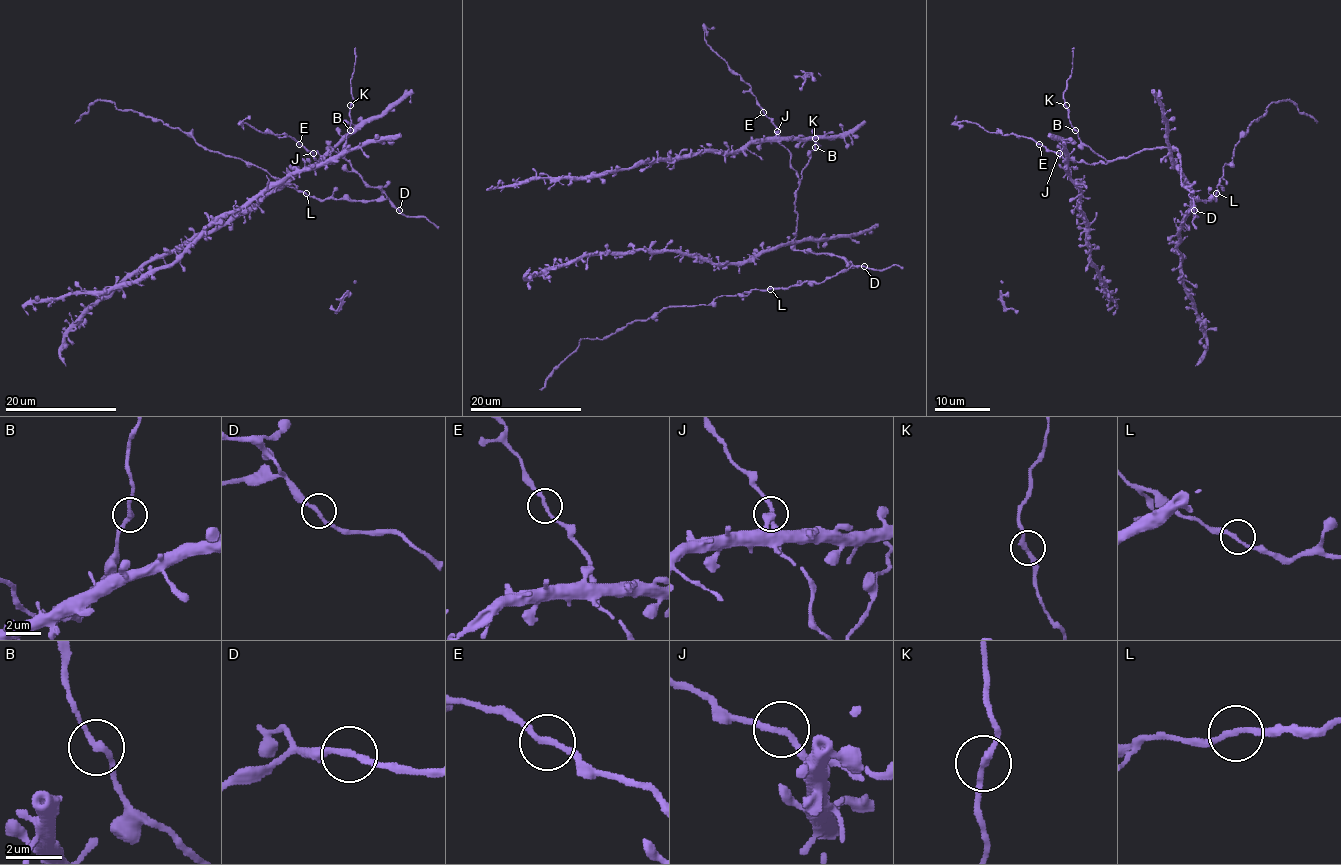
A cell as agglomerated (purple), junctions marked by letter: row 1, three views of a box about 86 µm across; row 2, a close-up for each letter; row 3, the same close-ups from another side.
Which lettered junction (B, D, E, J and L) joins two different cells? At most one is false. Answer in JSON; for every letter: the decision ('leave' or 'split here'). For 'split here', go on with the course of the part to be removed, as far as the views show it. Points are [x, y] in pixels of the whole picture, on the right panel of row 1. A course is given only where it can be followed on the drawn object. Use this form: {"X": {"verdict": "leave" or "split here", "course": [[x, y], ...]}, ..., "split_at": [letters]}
{"B": {"verdict": "leave"}, "D": {"verdict": "leave"}, "E": {"verdict": "leave"}, "J": {"verdict": "leave"}, "L": {"verdict": "leave"}, "split_at": []}

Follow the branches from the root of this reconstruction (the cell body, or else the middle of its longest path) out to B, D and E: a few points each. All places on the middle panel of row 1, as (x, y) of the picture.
B: (795, 240), (795, 190), (801, 170), (815, 147)
D: (795, 240), (797, 250), (830, 252), (864, 266)
E: (795, 240), (798, 175), (791, 166), (790, 152), (780, 143), (777, 127), (763, 112)

